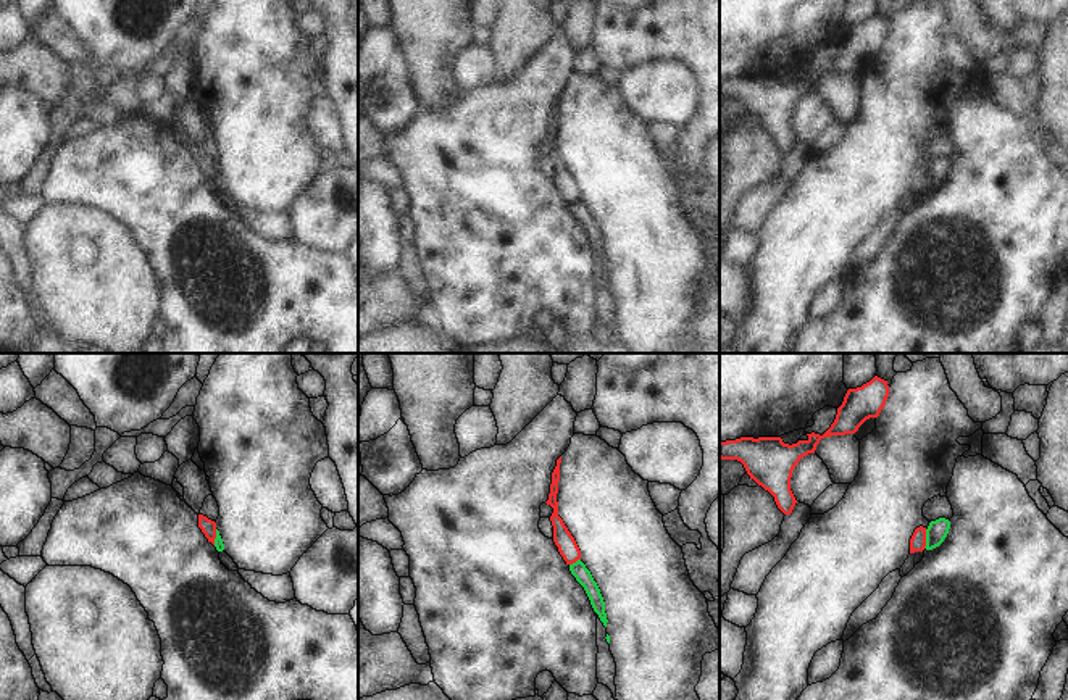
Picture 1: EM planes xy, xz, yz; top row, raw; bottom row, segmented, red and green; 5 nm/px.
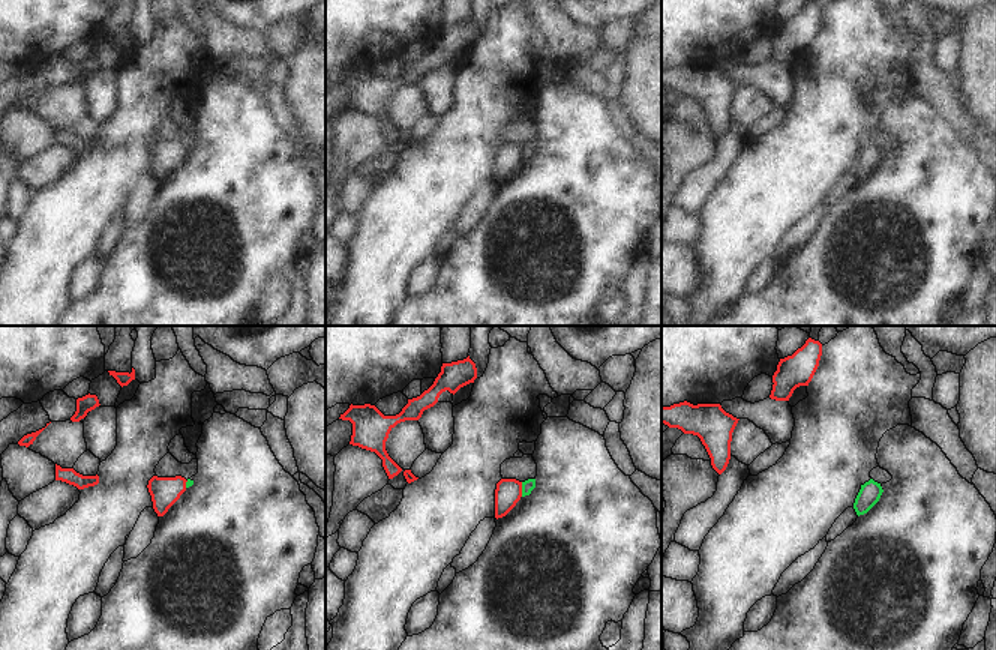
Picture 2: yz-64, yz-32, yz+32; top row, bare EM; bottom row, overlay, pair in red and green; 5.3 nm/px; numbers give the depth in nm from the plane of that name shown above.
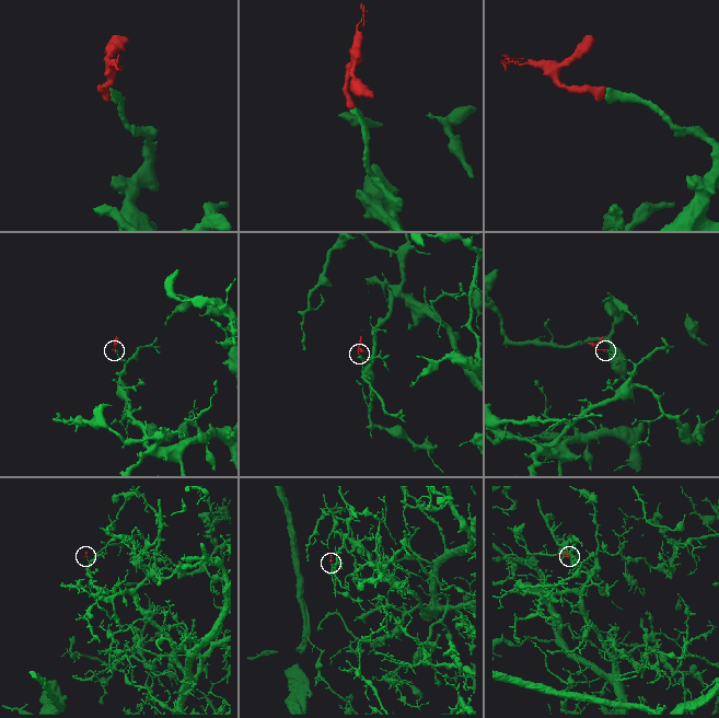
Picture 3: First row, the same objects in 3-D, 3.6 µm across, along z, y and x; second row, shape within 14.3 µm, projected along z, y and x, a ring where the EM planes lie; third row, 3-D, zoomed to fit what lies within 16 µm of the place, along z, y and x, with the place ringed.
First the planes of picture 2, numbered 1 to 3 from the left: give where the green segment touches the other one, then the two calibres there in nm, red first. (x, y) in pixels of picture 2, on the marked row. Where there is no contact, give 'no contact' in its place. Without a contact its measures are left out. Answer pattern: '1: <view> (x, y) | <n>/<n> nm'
1: yz-64 (185, 484) | 160/40 nm
2: yz-32 (521, 490) | 140/70 nm
3: no contact

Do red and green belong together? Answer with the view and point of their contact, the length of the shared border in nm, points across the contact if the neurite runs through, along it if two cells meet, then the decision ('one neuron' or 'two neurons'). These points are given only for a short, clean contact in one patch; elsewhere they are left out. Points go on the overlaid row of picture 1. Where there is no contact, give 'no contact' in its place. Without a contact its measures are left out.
meets red in yz at (925, 539); contact 100 nm long; border along yz (926, 529), (926, 544), (923, 547); two neurons

